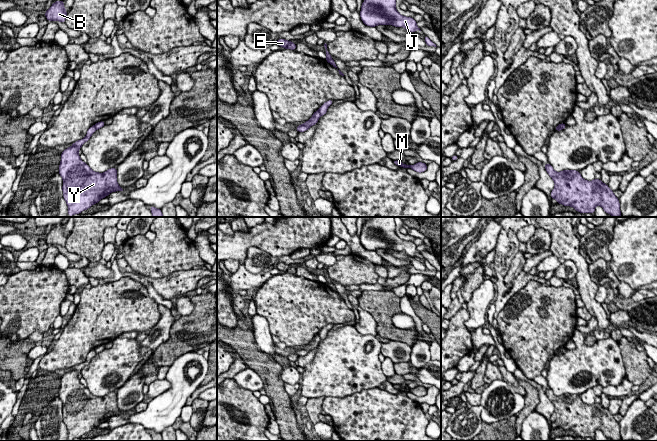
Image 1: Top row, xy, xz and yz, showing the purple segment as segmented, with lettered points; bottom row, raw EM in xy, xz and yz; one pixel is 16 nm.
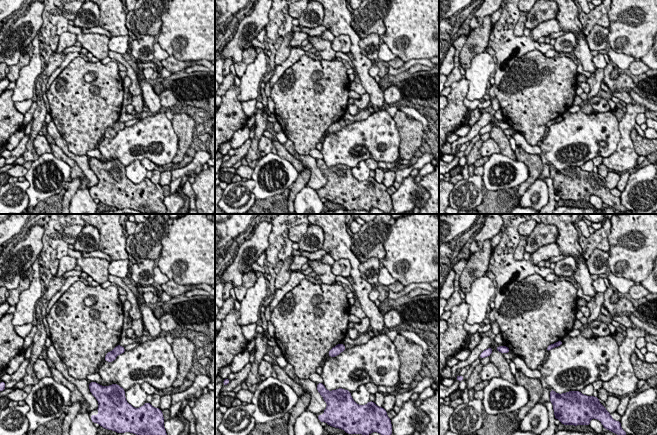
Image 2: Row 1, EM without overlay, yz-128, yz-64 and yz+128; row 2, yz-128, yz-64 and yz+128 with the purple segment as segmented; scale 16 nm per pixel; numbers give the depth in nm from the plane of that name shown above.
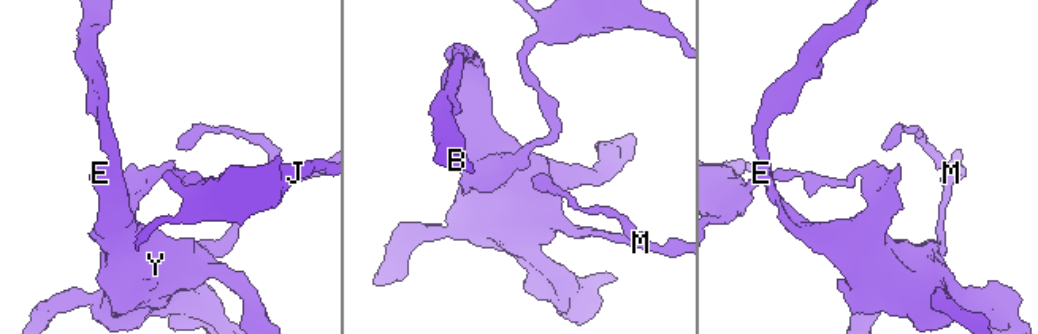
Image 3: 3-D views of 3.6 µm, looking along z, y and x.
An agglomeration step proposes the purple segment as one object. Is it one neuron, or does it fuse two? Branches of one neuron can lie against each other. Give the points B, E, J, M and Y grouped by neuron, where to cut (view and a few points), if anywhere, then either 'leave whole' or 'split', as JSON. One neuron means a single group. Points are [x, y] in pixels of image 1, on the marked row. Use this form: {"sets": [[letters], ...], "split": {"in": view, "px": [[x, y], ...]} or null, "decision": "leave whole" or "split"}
{"sets": [["B", "E", "M", "Y"], ["J"]], "split": {"in": "xz", "px": [[318, 110], [321, 115]]}, "decision": "split"}

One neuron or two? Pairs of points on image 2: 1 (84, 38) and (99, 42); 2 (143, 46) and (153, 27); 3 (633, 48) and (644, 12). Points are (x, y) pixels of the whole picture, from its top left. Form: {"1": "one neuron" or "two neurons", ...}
{"1": "one neuron", "2": "two neurons", "3": "one neuron"}

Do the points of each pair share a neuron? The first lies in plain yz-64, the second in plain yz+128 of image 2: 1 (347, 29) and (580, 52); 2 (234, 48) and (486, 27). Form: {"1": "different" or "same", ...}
{"1": "same", "2": "different"}

